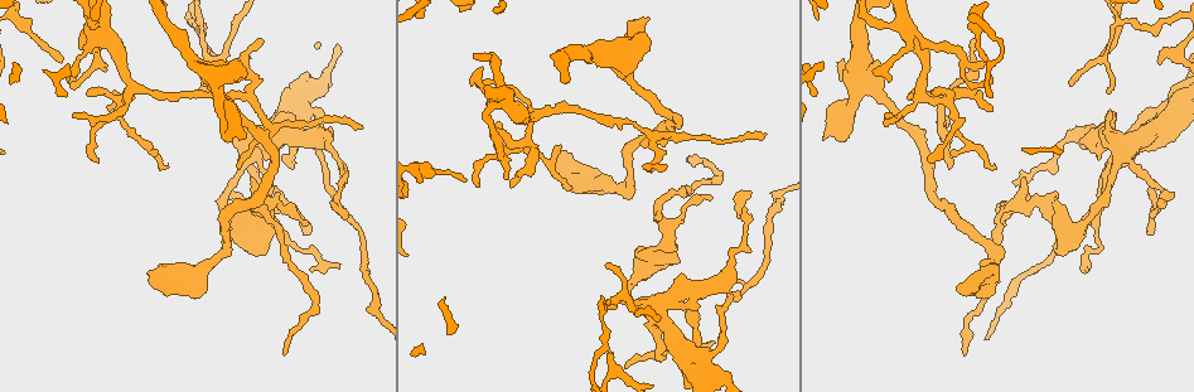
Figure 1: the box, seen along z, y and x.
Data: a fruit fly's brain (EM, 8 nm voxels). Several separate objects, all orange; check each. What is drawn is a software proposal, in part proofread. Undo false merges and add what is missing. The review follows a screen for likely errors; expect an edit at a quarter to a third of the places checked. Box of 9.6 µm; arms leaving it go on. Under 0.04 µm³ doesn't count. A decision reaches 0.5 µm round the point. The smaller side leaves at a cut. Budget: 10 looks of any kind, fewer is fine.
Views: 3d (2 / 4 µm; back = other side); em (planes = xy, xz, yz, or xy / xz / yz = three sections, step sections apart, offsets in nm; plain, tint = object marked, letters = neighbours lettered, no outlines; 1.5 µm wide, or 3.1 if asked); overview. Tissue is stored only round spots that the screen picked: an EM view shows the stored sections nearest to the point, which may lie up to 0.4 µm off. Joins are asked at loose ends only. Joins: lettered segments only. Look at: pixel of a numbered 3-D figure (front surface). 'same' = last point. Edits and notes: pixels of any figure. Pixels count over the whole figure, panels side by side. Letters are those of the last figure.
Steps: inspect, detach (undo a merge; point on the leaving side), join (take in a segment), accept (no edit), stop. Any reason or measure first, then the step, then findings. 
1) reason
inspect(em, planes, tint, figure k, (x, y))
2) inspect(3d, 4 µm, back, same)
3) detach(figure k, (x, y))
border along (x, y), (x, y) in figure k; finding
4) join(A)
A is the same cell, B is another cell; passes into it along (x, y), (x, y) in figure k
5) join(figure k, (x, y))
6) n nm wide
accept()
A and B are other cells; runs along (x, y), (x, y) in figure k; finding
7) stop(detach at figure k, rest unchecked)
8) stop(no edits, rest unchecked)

tapers out
inspect(em, planes, letters, figure 1, (891, 114))

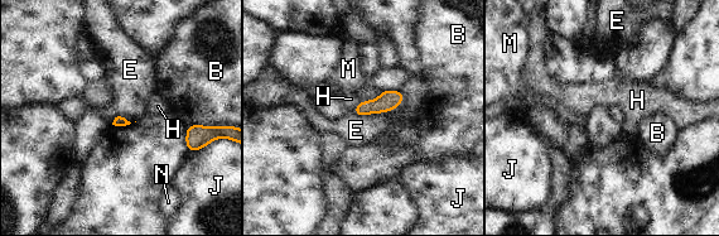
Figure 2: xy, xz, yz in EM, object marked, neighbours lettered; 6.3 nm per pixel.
accept()
B, E, H, J, M and N are other cells; border along (386, 111), (366, 115), (353, 112) in figure 2; none of them fits

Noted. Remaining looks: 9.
tapers out
inspect(3d, 4 µm, figure 1, (109, 109))

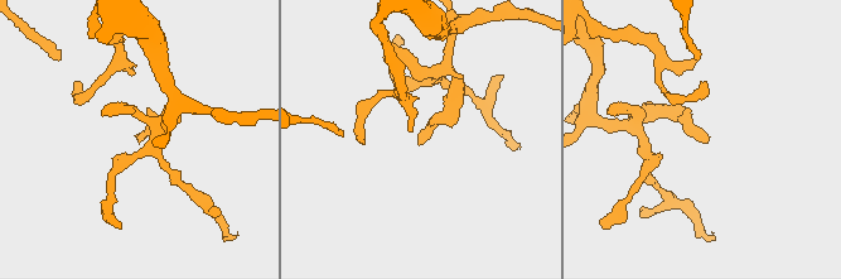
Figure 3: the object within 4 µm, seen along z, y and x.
inspect(em, planes, letters, figure 3, (707, 136))

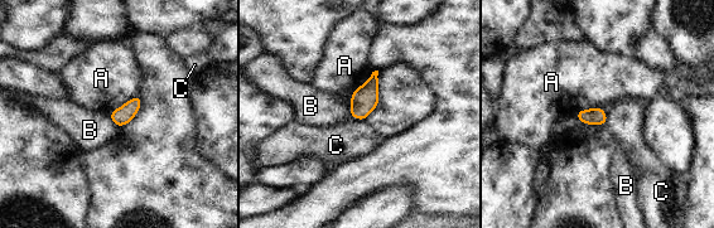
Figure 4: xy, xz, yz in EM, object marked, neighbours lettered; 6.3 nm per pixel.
accept()
A, B and C are other cells; no lettered segment goes on from it

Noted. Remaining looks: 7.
free end
inspect(em, planes, letters, figure 1, (1112, 135))

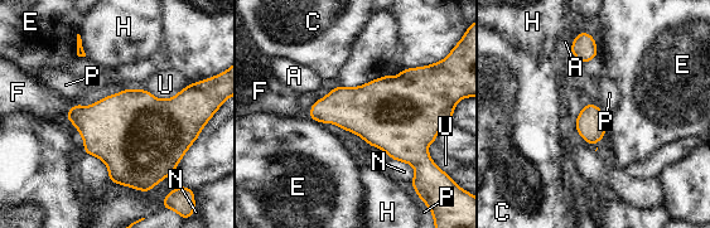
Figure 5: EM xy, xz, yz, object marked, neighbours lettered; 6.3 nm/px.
400 nm wide
join(F)
F is the same cell, A, C, E, H, N, P and U are other cells; passes into it along (105, 126), (69, 111), (33, 97) in figure 5; the cell continues

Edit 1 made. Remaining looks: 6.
sudden change in width
inspect(3d, 2 µm, back, figure 1, (717, 376))

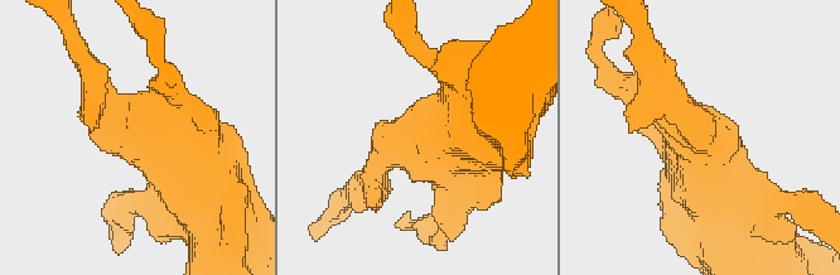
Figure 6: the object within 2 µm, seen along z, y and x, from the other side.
need the tissue
inspect(em, planes, tint, figure 6, (147, 132))

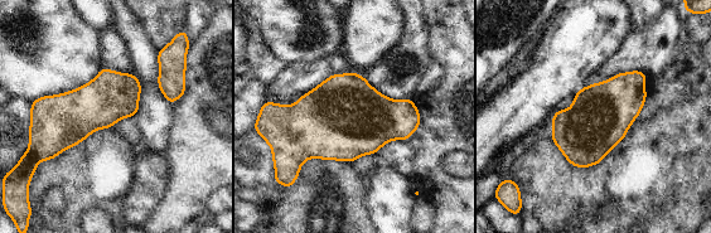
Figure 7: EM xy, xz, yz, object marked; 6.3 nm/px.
what lies round it
inspect(em, planes, letters, same)

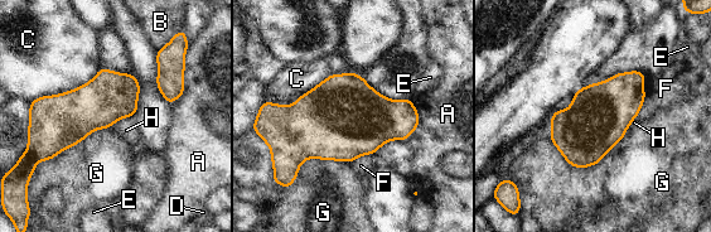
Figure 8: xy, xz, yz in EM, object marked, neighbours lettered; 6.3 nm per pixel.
accept()
A, B, C, D, E, F, G and H are other cells; border along (132, 115), (120, 117), (111, 126) in figure 8; continuous, no second cell

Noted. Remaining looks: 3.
stop(join at figure 5, rest unchecked)

